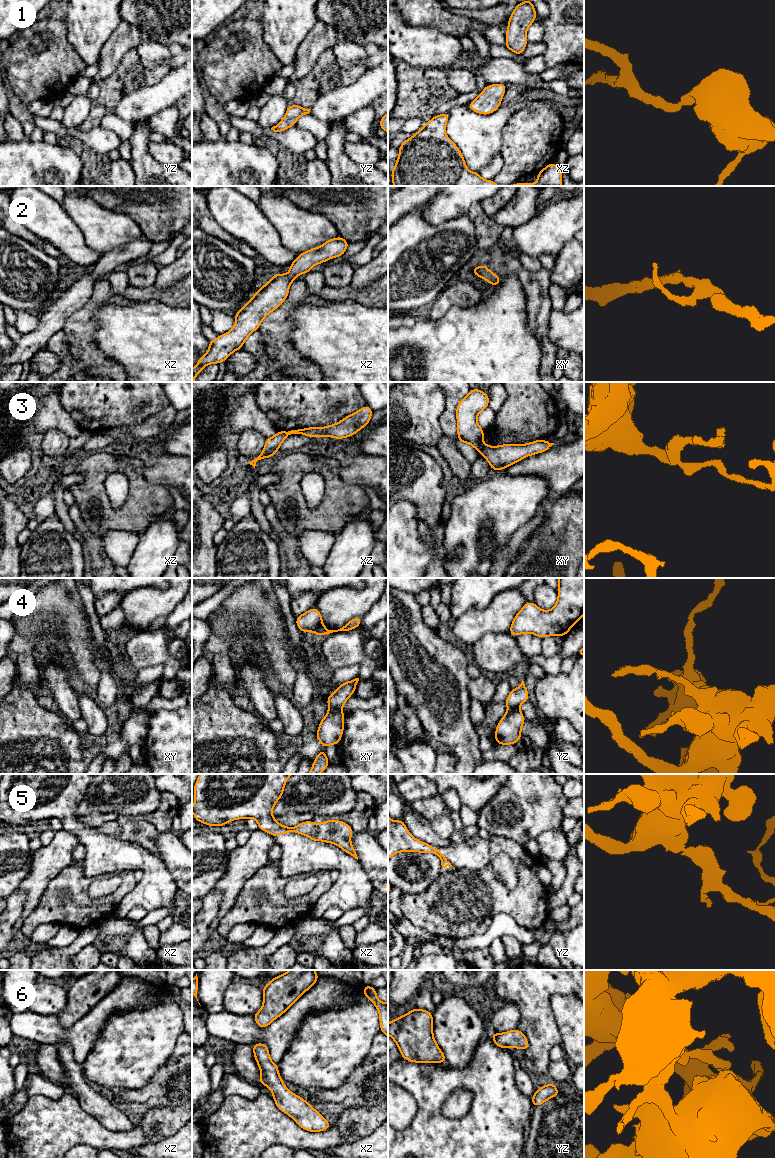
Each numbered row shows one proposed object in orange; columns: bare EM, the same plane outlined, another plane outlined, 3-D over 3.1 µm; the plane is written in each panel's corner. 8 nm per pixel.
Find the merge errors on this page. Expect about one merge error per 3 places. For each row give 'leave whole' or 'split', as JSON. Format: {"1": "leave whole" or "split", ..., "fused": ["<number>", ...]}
{"1": "leave whole", "2": "leave whole", "3": "split", "4": "split", "5": "split", "6": "leave whole", "fused": ["3", "4", "5"]}

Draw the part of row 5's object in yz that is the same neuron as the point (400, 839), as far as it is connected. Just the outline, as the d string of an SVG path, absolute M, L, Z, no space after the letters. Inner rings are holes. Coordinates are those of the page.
M388 815L388 860L398 852L434 853L439 858L446 859L441 850L414 838L403 819L392 821Z

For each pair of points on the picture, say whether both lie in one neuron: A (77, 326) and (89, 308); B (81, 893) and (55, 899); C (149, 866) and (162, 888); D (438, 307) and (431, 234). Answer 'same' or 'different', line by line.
A: same
B: same
C: same
D: different

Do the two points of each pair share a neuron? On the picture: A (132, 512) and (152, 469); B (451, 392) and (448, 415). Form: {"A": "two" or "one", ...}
{"A": "two", "B": "one"}

